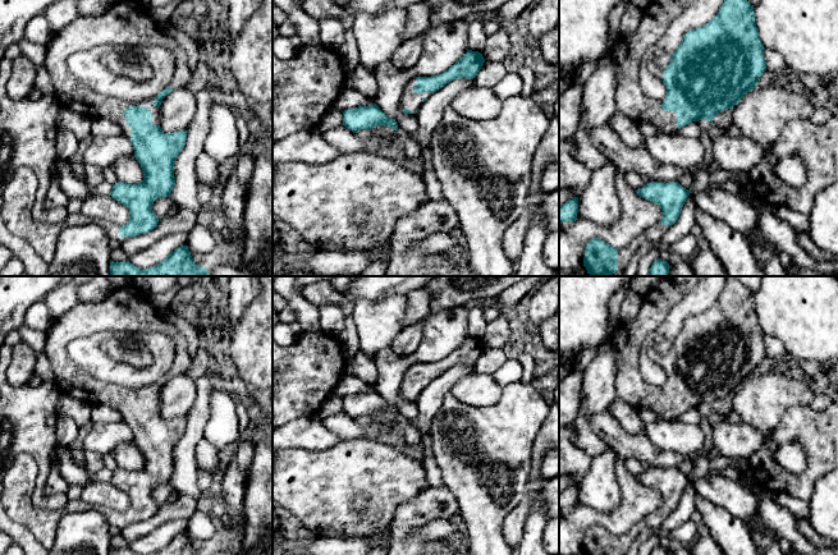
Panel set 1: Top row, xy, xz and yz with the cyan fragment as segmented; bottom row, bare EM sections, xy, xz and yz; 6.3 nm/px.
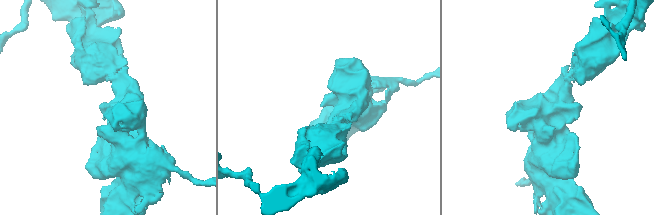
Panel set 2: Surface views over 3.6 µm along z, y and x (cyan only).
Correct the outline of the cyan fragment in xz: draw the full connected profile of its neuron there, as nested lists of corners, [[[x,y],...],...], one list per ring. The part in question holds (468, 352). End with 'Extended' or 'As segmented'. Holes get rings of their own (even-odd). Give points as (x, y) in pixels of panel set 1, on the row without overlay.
[[[467,336],[467,339],[448,357],[431,363],[416,363],[403,375],[400,395],[404,400],[416,400],[418,394],[447,370],[454,366],[473,366],[484,352],[481,339]]]. Extended

